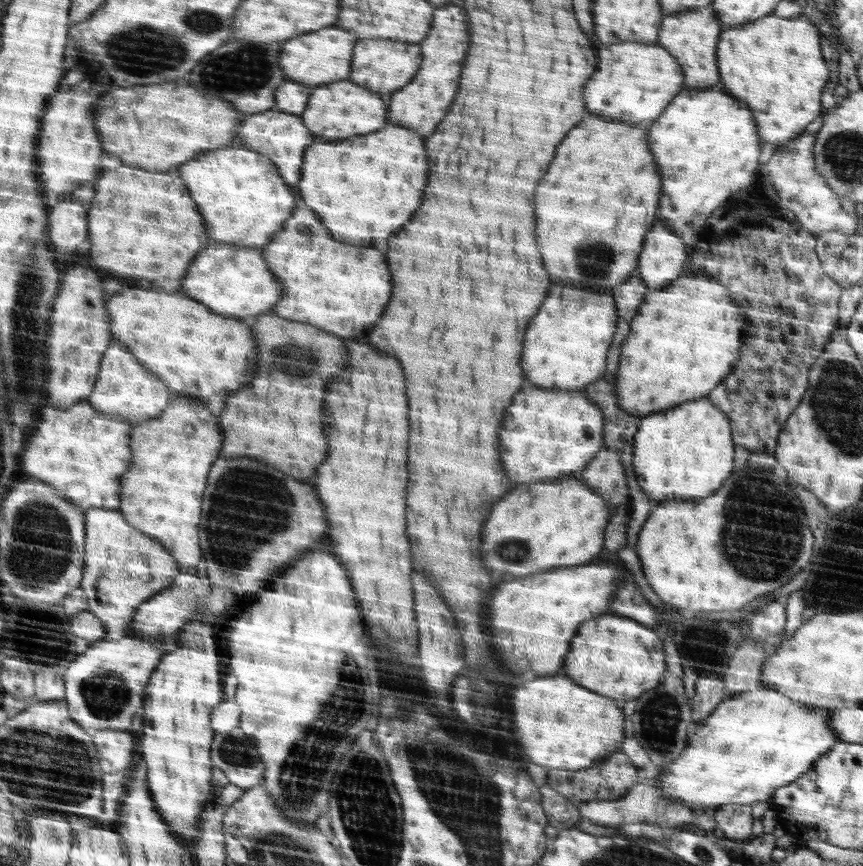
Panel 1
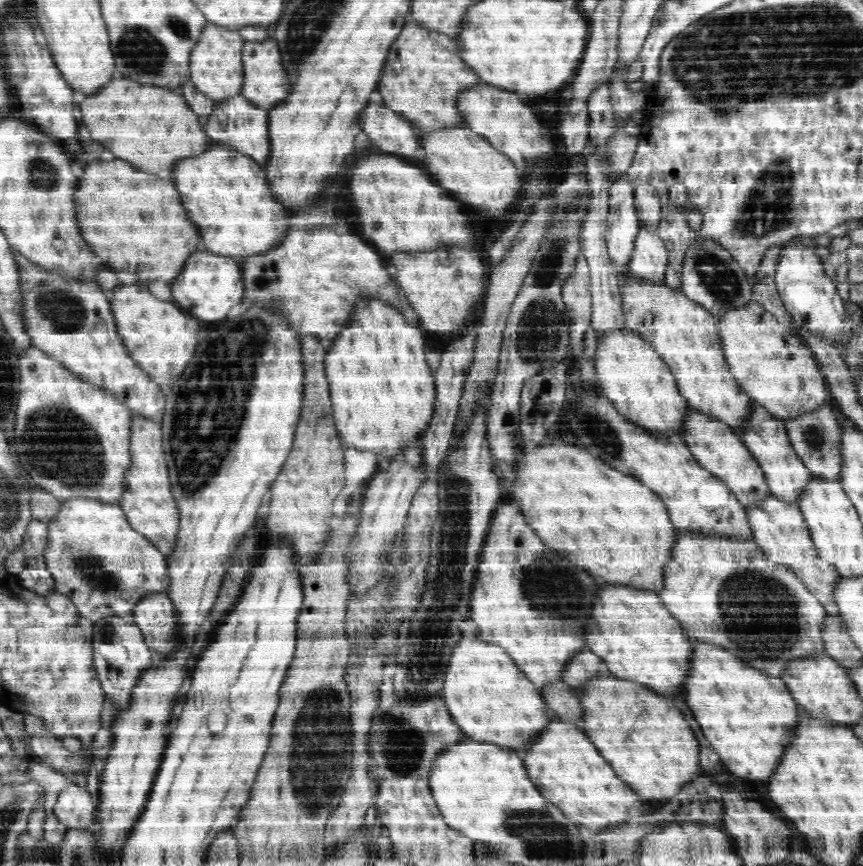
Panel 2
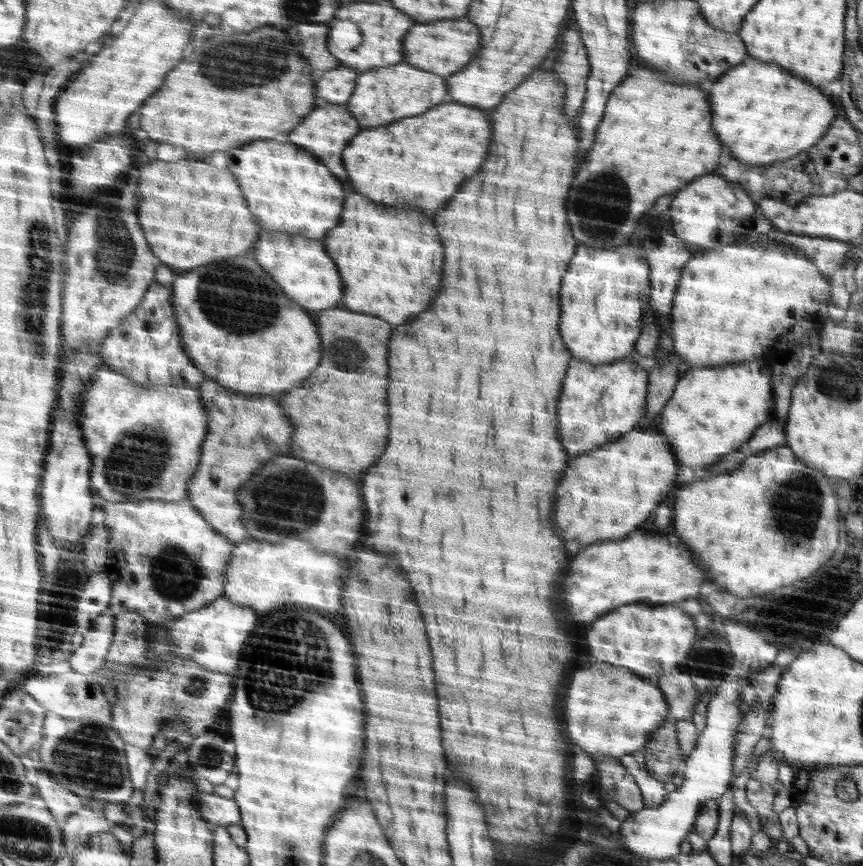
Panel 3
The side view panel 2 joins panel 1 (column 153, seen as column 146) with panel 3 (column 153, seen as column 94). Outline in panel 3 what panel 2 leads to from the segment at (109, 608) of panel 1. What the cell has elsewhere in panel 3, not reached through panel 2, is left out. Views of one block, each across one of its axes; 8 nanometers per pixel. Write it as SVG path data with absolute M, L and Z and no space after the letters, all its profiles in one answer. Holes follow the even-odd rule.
M189 499L172 502L142 500L140 502L113 503L95 510L95 525L107 524L111 530L110 556L105 572L114 582L112 610L118 615L137 612L152 621L170 622L188 612L199 611L224 597L227 570L238 542L220 536L202 512Z

